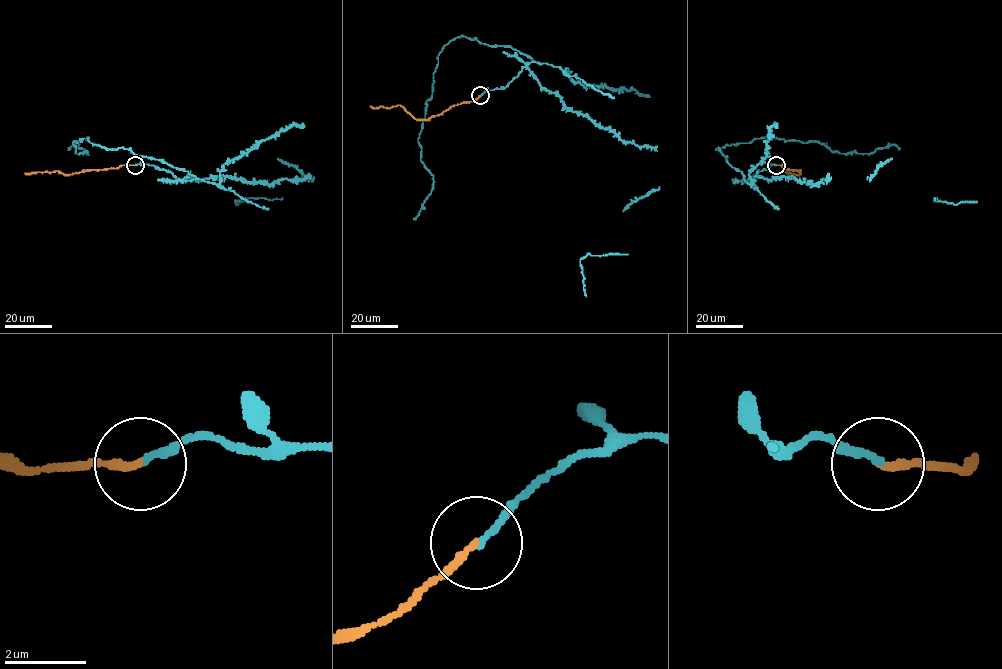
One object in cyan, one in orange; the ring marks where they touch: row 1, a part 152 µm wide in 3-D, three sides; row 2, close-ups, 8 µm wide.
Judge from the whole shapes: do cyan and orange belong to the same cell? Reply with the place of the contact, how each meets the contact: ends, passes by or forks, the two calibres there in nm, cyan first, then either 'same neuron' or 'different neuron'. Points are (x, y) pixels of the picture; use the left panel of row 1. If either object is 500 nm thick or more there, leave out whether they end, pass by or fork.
(135, 165) | cyan ends | orange ends | 150/190 nm | same neuron

